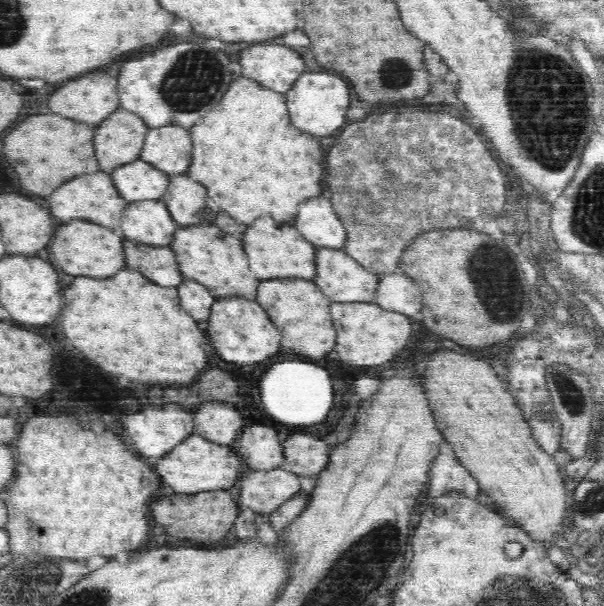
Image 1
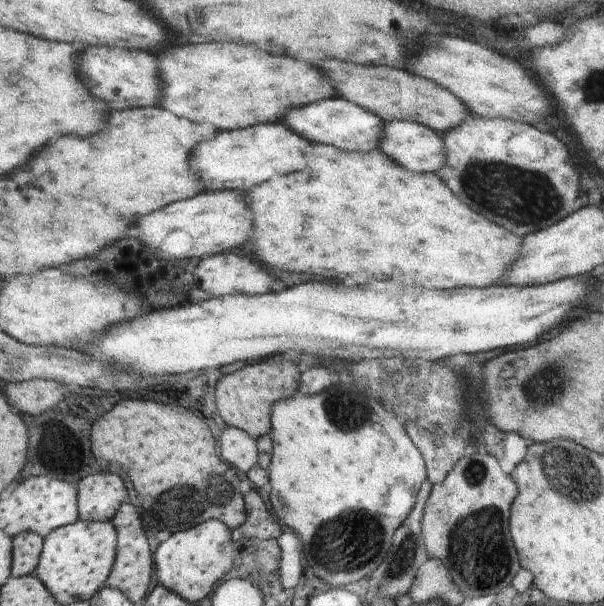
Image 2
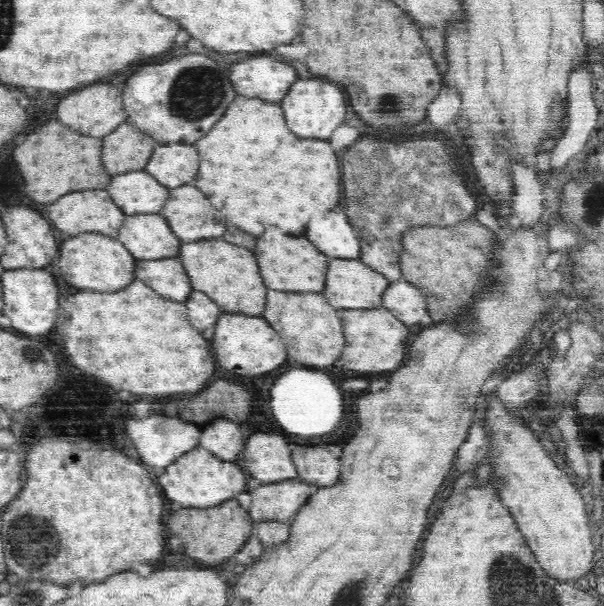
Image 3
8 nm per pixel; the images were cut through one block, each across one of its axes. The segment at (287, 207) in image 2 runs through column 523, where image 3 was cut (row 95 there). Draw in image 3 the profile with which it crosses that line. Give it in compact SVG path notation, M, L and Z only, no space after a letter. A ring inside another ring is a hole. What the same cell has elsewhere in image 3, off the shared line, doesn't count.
M236 95L222 120L194 145L199 154L199 171L194 186L212 200L212 206L218 208L230 224L240 226L254 236L260 236L264 226L278 226L282 232L296 232L296 236L300 236L304 234L308 216L324 212L324 208L334 208L340 200L340 164L336 164L331 143L292 134L286 128L280 102Z

